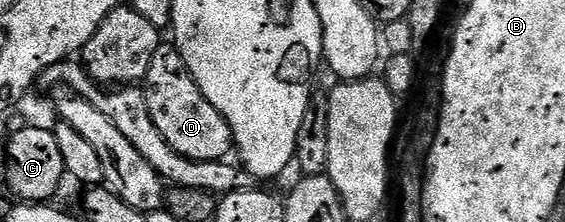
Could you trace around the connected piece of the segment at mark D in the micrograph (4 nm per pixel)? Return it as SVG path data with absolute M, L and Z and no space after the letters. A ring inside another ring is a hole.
M159 44L149 63L149 71L142 79L141 88L161 139L165 139L177 155L185 155L185 159L194 161L217 161L226 158L227 152L232 152L229 123L225 123L221 111L217 111L217 107L201 95L201 87L197 87L189 67L185 67L185 59L181 59L174 44Z

